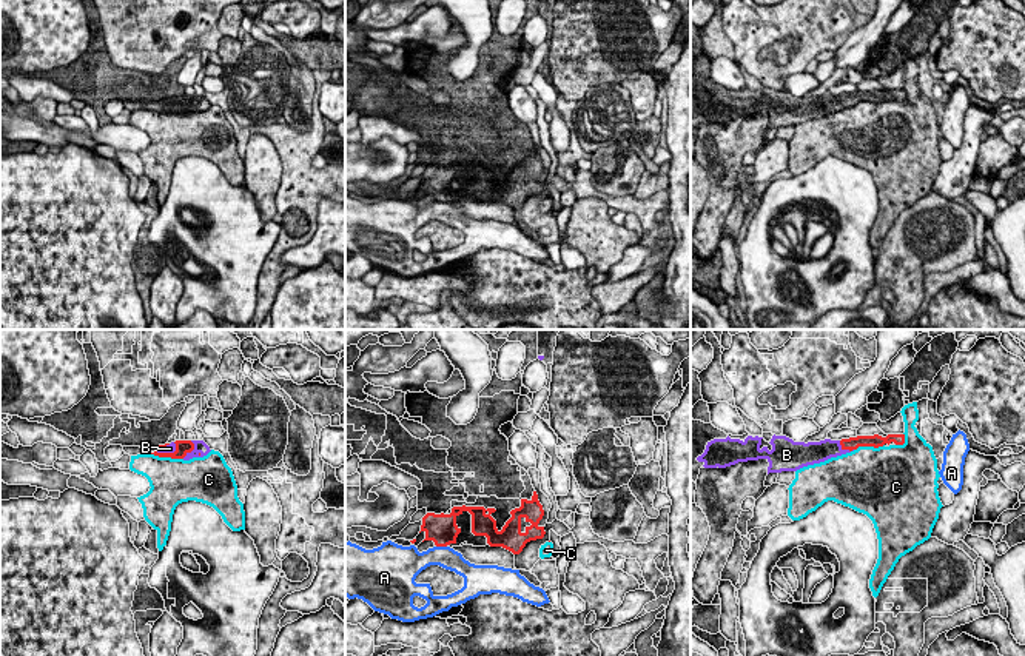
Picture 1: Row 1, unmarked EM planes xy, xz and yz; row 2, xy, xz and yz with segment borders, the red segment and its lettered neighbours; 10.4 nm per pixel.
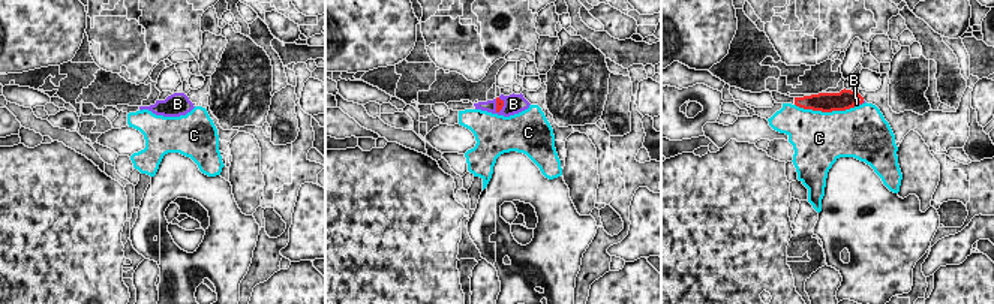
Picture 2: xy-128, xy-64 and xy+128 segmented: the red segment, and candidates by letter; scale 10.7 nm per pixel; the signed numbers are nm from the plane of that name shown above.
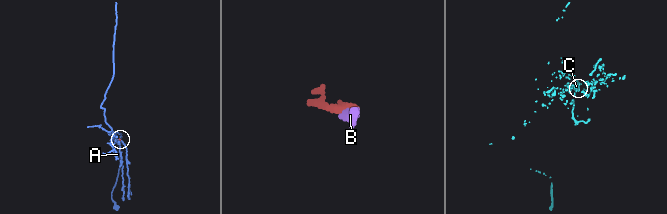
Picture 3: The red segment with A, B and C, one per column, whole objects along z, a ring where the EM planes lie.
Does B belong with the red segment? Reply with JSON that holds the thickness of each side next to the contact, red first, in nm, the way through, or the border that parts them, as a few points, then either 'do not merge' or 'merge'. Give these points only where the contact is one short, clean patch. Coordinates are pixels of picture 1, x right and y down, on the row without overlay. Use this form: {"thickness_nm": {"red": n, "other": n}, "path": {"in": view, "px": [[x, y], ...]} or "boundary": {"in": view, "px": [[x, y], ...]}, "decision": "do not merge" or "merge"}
{"thickness_nm": {"red": 160, "other": 130}, "decision": "merge"}

